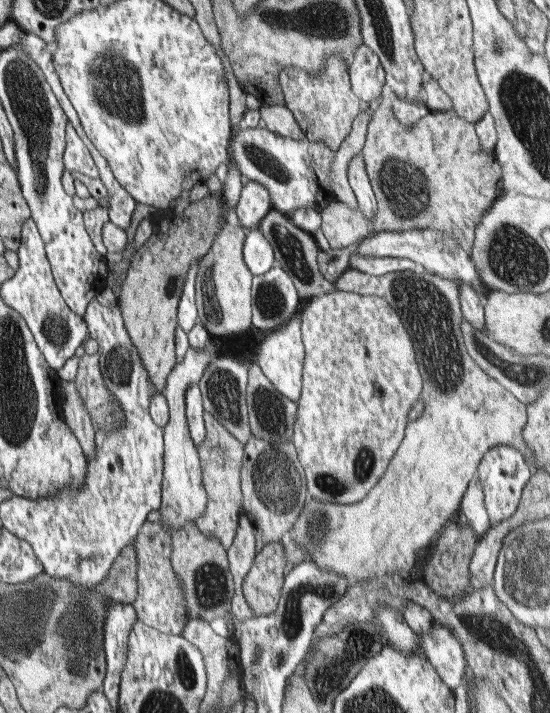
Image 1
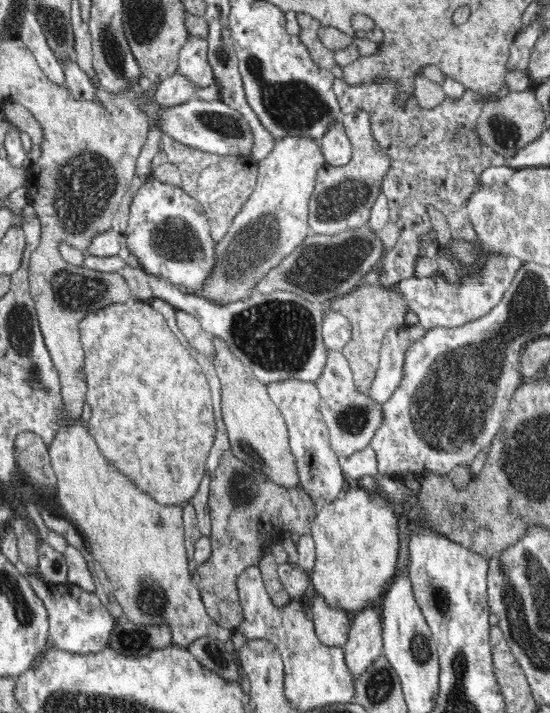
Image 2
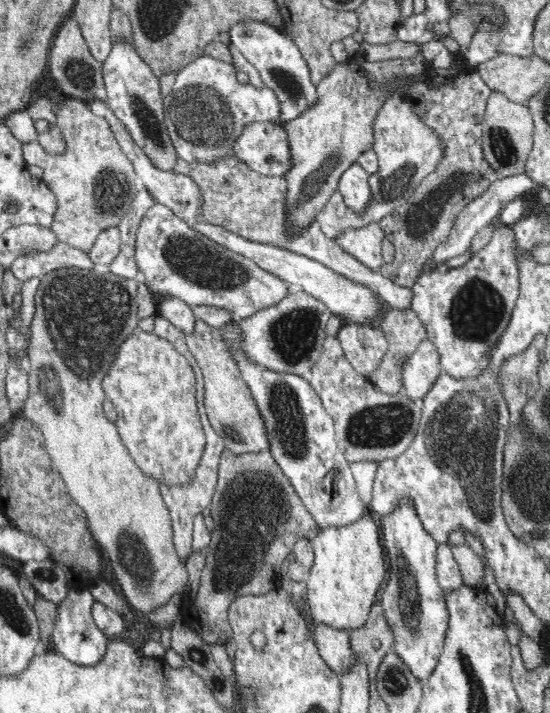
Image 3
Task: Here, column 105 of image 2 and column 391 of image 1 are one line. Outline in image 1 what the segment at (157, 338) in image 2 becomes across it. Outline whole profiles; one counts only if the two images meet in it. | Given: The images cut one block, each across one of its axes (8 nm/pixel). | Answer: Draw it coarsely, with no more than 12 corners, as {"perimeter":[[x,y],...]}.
{"perimeter":[[384,298],[301,312],[292,447],[308,494],[356,503],[424,382]]}

